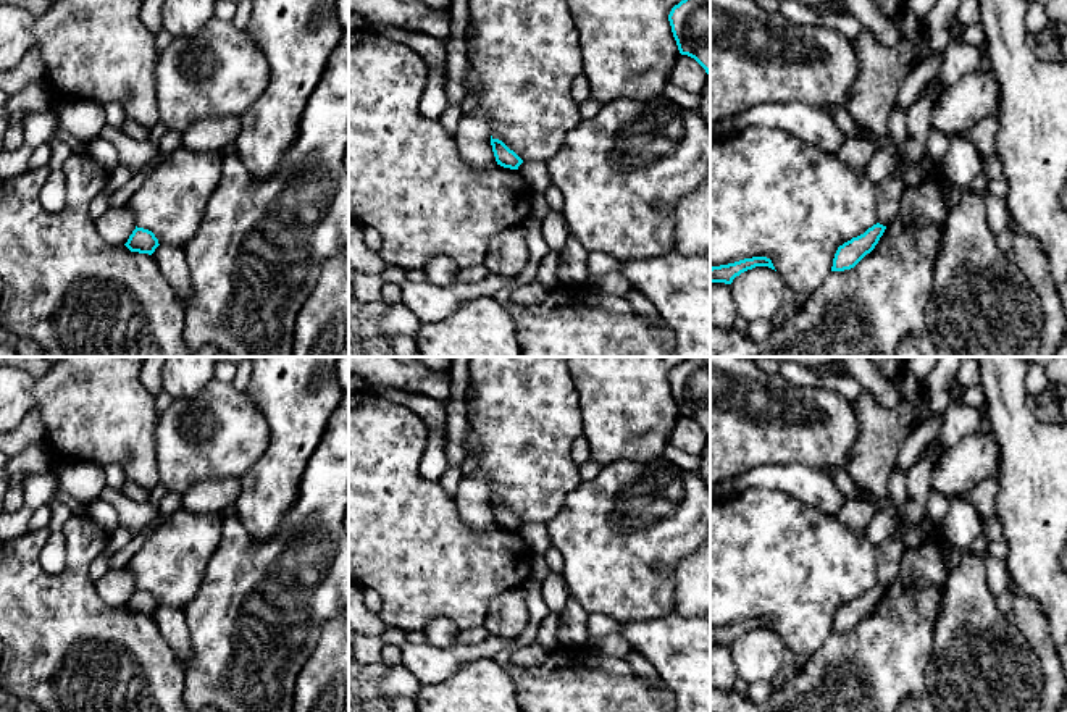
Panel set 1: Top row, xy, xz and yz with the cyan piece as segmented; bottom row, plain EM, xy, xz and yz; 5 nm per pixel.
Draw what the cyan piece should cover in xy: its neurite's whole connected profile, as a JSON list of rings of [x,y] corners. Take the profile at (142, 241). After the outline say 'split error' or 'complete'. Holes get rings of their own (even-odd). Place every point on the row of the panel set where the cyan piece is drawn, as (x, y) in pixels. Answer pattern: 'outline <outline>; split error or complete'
outline [[[136,226],[124,245],[131,252],[152,255],[160,244],[152,231]]]; complete

